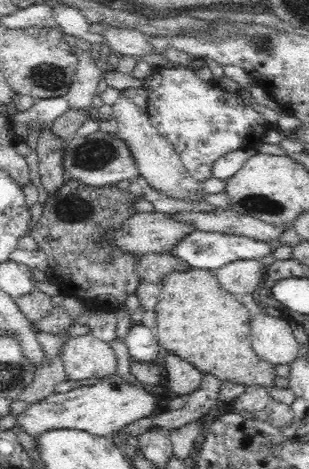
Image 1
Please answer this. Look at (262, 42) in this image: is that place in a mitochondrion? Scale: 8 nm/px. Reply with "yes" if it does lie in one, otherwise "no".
yes

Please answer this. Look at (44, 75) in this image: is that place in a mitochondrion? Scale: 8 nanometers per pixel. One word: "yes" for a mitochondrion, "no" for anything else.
yes

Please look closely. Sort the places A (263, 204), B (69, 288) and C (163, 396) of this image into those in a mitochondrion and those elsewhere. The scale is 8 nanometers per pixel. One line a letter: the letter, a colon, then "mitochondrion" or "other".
A: mitochondrion
B: other
C: other

